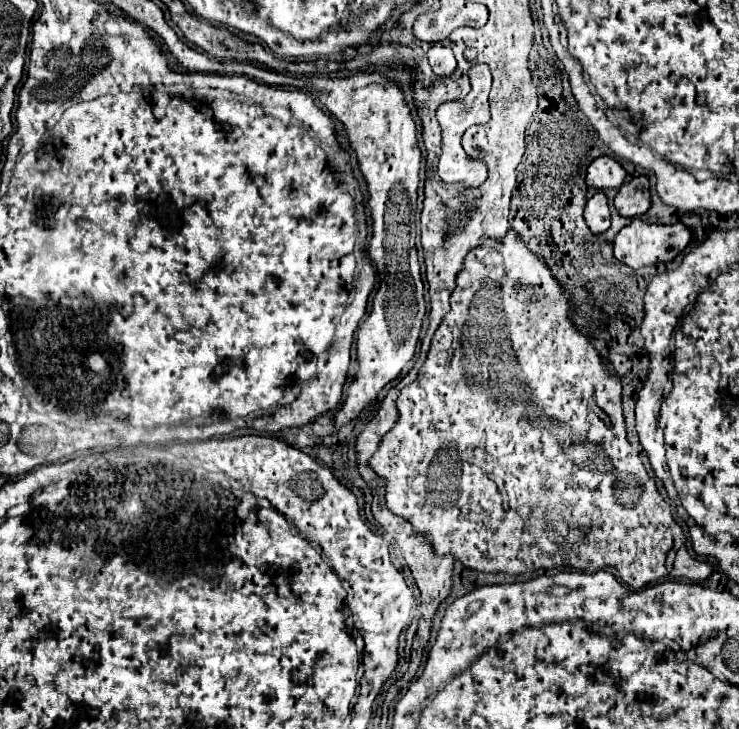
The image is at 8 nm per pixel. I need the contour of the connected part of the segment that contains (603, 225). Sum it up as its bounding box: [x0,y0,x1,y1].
[584,192,610,234]

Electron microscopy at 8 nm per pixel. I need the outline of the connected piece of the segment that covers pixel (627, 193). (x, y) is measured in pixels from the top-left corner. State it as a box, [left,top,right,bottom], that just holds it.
[614,182,650,218]

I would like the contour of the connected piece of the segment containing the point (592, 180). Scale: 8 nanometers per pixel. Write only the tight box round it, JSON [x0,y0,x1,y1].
[586,156,626,188]

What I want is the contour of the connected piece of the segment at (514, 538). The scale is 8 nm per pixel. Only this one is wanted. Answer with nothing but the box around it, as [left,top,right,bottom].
[370,230,714,590]

